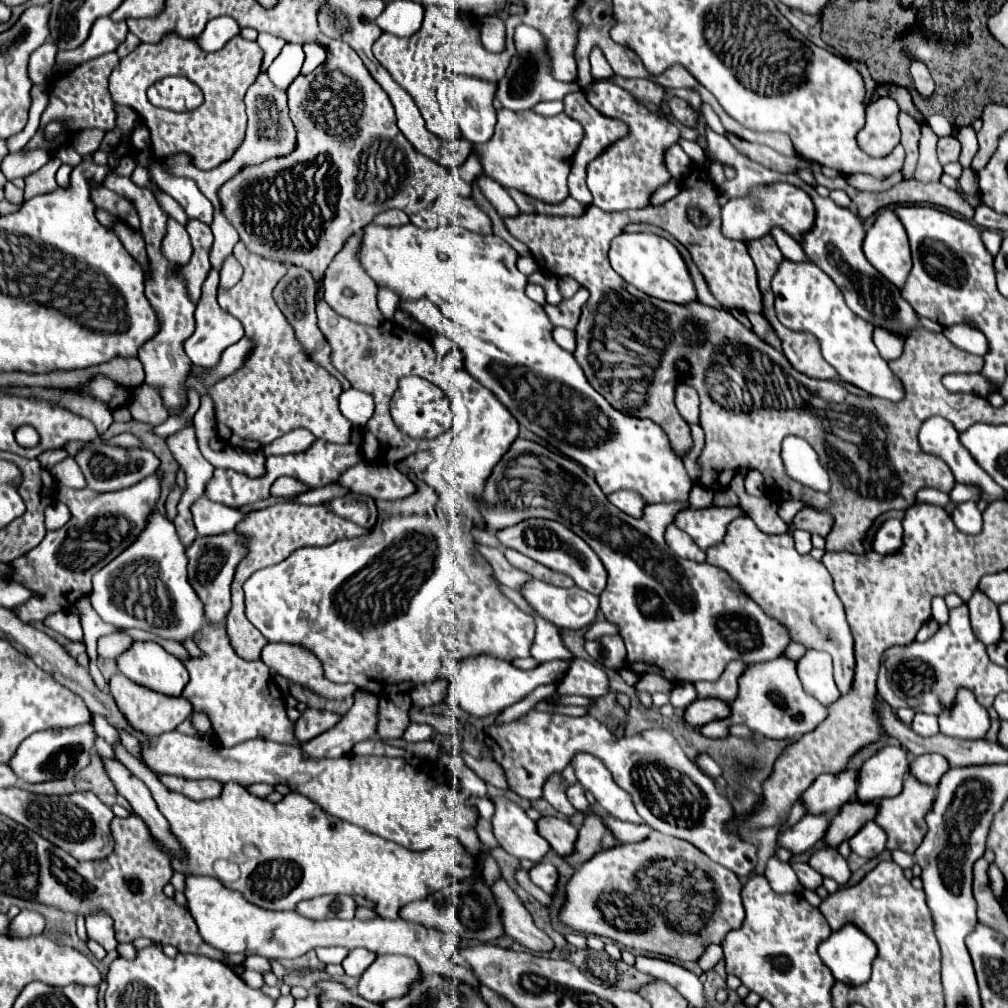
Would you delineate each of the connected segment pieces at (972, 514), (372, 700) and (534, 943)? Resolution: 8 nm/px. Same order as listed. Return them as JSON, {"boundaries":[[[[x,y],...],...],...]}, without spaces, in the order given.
{"boundaries":[[[[965,501],[953,511],[953,521],[963,533],[981,533],[983,529],[983,519],[981,511],[977,509],[975,501]]],[[[365,691],[355,693],[355,705],[331,729],[303,743],[309,757],[339,757],[347,755],[357,741],[375,737],[379,723],[379,703],[375,695]]],[[[504,879],[497,880],[491,891],[499,907],[499,919],[505,935],[509,935],[513,941],[519,941],[531,951],[547,951],[553,947],[553,941],[535,927],[529,911],[523,907],[519,897],[509,889]]]]}

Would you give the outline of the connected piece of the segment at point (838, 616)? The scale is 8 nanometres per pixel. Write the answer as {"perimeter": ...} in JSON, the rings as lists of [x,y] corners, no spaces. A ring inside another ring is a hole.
{"perimeter":[[[741,517],[729,523],[723,543],[709,547],[707,563],[727,571],[731,579],[741,585],[745,595],[787,629],[793,643],[829,653],[833,657],[833,673],[839,691],[849,691],[855,669],[853,637],[833,579],[821,561],[815,561],[811,555],[799,555],[789,533],[767,535],[757,529],[753,519]]]}

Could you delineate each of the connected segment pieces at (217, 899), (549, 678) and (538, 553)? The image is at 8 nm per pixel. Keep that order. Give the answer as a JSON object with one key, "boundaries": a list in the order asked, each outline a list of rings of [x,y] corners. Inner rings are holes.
{"boundaries":[[[[201,875],[187,877],[185,897],[187,897],[191,915],[199,927],[203,941],[223,953],[261,955],[267,959],[295,959],[319,945],[339,945],[345,949],[363,947],[377,955],[393,953],[393,955],[411,957],[417,961],[419,969],[425,975],[441,973],[441,975],[451,977],[453,981],[465,981],[477,989],[480,986],[471,970],[465,970],[465,967],[459,967],[445,957],[445,953],[441,951],[443,935],[433,929],[425,929],[423,925],[417,925],[417,923],[409,923],[401,919],[389,921],[381,917],[371,919],[371,921],[357,921],[357,919],[311,921],[297,915],[295,911],[265,911],[241,899],[241,895],[235,895],[235,891],[229,891],[217,879],[201,877]]],[[[481,655],[481,659],[465,659],[465,663],[461,663],[459,677],[451,683],[451,693],[459,699],[459,705],[465,713],[481,719],[481,717],[499,713],[505,707],[525,699],[533,689],[537,689],[541,685],[561,683],[561,679],[569,671],[569,667],[571,667],[569,659],[555,659],[555,661],[539,663],[537,667],[525,671],[525,669],[513,667],[511,663]]],[[[525,519],[523,523],[515,523],[511,527],[499,529],[497,539],[501,541],[501,545],[517,549],[519,553],[535,559],[537,563],[541,563],[545,567],[551,567],[553,571],[571,575],[575,585],[583,587],[589,593],[599,595],[607,585],[607,569],[603,567],[601,559],[597,559],[597,553],[579,535],[575,535],[571,529],[567,529],[565,525],[561,525],[557,521]]]]}

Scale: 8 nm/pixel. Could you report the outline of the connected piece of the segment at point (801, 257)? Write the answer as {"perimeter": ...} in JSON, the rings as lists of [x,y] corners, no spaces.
{"perimeter":[[[773,227],[769,235],[777,241],[785,259],[793,259],[793,261],[805,261],[807,259],[807,255],[801,251],[801,245],[789,233],[785,233],[781,227]]]}

